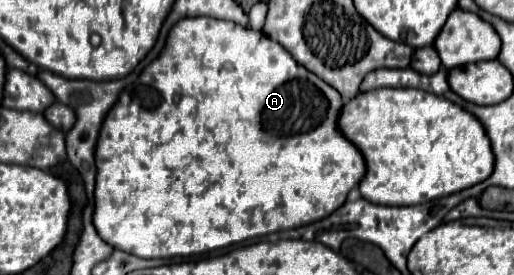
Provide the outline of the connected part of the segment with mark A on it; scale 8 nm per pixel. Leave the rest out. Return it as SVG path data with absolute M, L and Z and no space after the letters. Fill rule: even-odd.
M193 17L179 21L169 31L167 45L159 55L159 59L147 65L143 75L139 75L139 79L135 81L135 85L127 87L121 93L117 105L113 105L111 113L107 113L107 119L99 133L95 225L97 231L101 233L101 239L113 245L115 249L133 253L143 259L171 259L171 257L201 255L269 233L297 229L301 225L315 223L325 215L331 215L347 201L349 191L357 187L359 181L365 177L365 159L361 151L347 137L343 137L339 129L341 109L343 109L341 93L315 73L299 65L293 57L289 57L289 51L281 49L281 45L265 37L265 33L241 27L231 21L217 21L209 17Z

